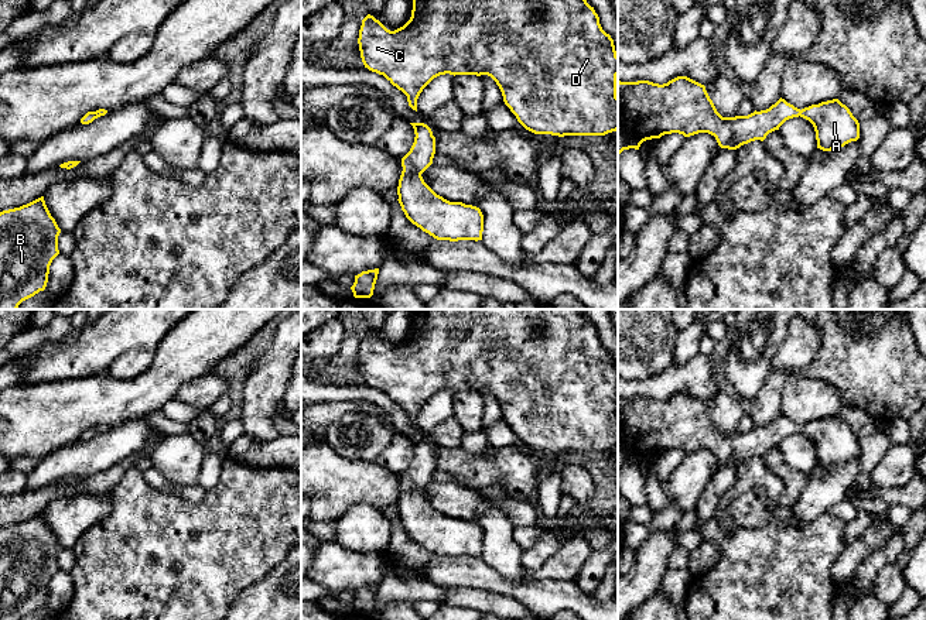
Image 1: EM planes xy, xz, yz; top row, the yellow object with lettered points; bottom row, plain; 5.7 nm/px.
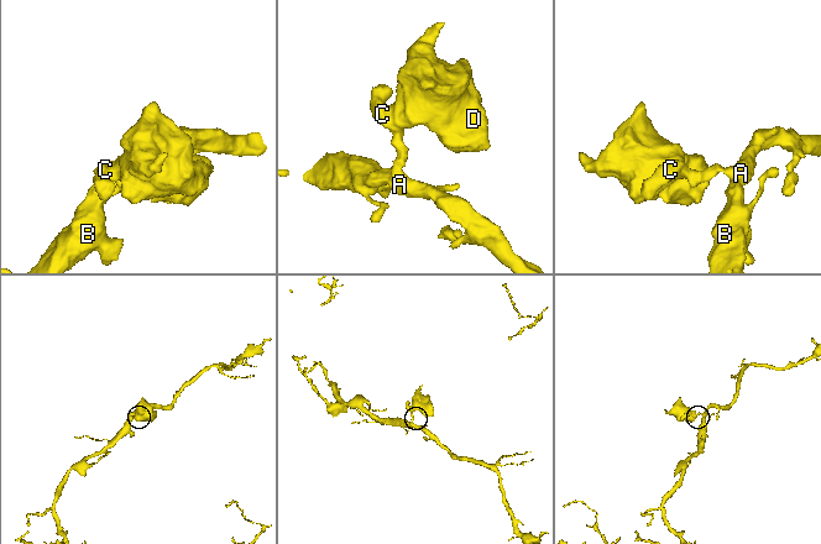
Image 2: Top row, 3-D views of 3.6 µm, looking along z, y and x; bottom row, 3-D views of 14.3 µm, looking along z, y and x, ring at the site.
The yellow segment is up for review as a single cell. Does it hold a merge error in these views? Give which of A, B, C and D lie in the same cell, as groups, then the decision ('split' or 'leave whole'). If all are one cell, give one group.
groups A B C D; leave whole

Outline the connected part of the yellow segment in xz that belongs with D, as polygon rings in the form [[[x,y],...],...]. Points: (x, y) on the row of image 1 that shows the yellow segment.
[[[413,0],[410,20],[400,28],[390,31],[373,16],[368,14],[362,20],[359,30],[359,51],[365,65],[372,72],[383,75],[393,86],[407,96],[409,106],[417,112],[417,99],[423,89],[440,75],[488,75],[499,86],[505,105],[516,116],[517,121],[534,134],[551,136],[605,136],[618,130],[618,55],[614,40],[606,34],[599,17],[587,0]]]

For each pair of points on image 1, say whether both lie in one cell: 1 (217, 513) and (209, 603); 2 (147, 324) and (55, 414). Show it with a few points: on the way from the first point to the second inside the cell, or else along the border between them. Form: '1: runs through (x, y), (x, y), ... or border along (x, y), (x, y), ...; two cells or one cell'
1: runs through (217, 535), (217, 547), (209, 554), (209, 581); one cell
2: border along (103, 372), (68, 377), (65, 380); two cells

